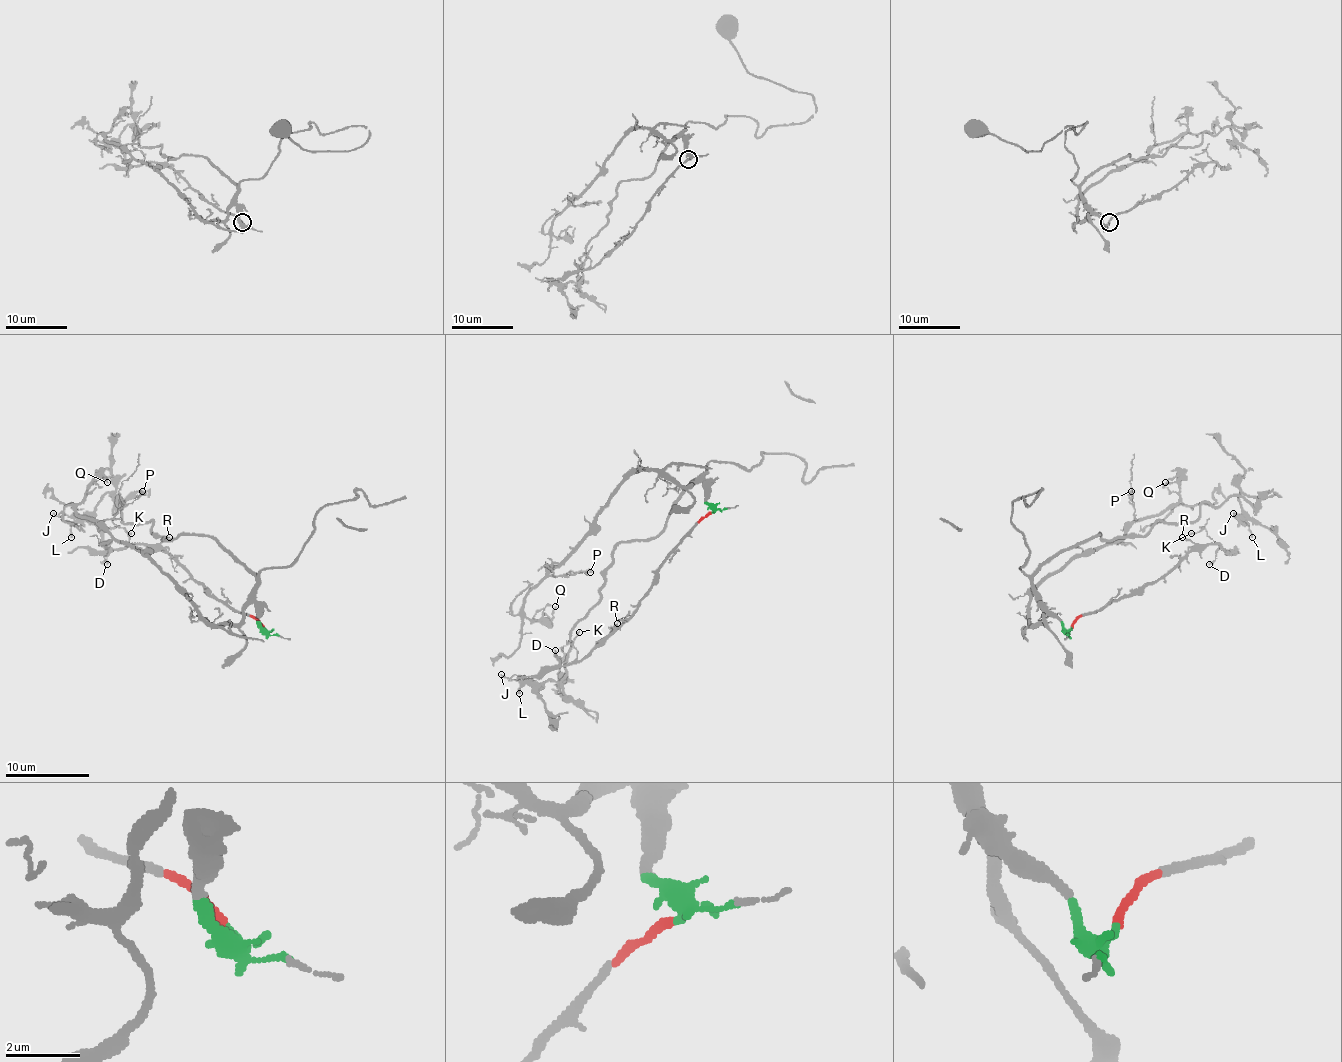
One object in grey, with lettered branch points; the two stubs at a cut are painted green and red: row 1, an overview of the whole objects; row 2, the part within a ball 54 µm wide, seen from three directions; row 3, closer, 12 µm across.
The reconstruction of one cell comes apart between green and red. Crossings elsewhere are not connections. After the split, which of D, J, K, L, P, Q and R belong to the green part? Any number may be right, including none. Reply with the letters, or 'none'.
J, L, P, Q

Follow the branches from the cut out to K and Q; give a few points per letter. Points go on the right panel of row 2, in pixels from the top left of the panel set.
K: (1072, 626), (1081, 615), (1095, 613), (1114, 601), (1140, 592), (1188, 552), (1220, 544), (1203, 529), (1190, 533)
Q: (1072, 626), (1041, 603), (1045, 624), (1032, 624), (1030, 594), (1074, 556), (1165, 512), (1180, 481), (1165, 483)

